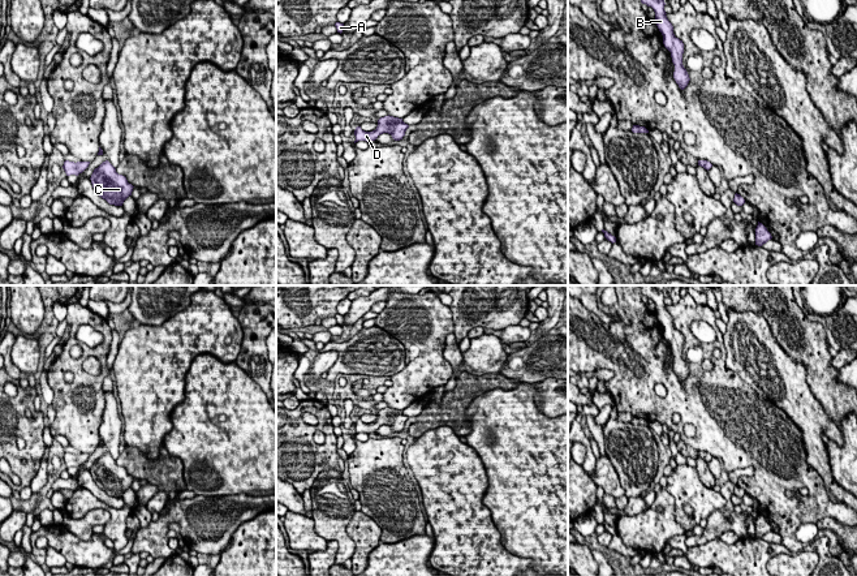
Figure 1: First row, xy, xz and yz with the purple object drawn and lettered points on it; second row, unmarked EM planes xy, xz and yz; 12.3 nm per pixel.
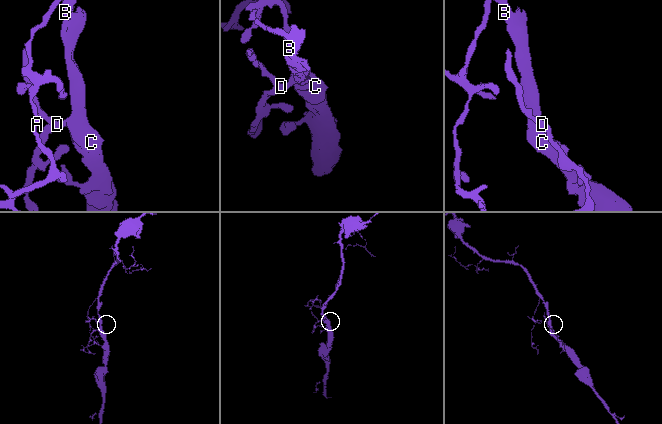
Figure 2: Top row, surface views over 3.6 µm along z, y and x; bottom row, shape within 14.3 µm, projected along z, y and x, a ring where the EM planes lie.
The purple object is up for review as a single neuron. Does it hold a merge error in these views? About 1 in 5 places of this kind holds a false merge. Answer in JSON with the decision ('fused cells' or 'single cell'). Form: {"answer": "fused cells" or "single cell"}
{"answer": "single cell"}

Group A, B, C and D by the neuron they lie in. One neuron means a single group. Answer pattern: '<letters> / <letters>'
A B C D

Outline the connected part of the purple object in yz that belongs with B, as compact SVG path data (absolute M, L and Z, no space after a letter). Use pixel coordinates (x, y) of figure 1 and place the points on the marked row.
M641 0L642 4L651 7L655 12L655 21L659 31L663 35L663 44L671 52L672 63L675 65L673 78L679 87L684 90L690 78L682 65L684 43L673 34L673 26L667 18L664 10L664 0Z

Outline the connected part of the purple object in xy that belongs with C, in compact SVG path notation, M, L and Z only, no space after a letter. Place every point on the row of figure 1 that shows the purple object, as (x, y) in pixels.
M108 160L94 169L90 180L98 195L115 206L122 206L134 188Z

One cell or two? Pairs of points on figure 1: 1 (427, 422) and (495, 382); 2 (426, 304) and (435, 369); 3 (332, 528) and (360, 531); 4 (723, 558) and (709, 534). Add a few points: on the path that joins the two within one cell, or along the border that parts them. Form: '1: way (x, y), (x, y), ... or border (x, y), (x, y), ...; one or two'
1: way (444, 413), (472, 386), (478, 385); one
2: way (429, 319), (433, 325), (433, 353); one
3: border (345, 525), (345, 532), (354, 544), (352, 558); two
4: border (718, 537), (688, 547); two

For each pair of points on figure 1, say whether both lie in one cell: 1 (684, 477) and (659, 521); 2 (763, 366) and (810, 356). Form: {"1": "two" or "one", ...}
{"1": "two", "2": "two"}

